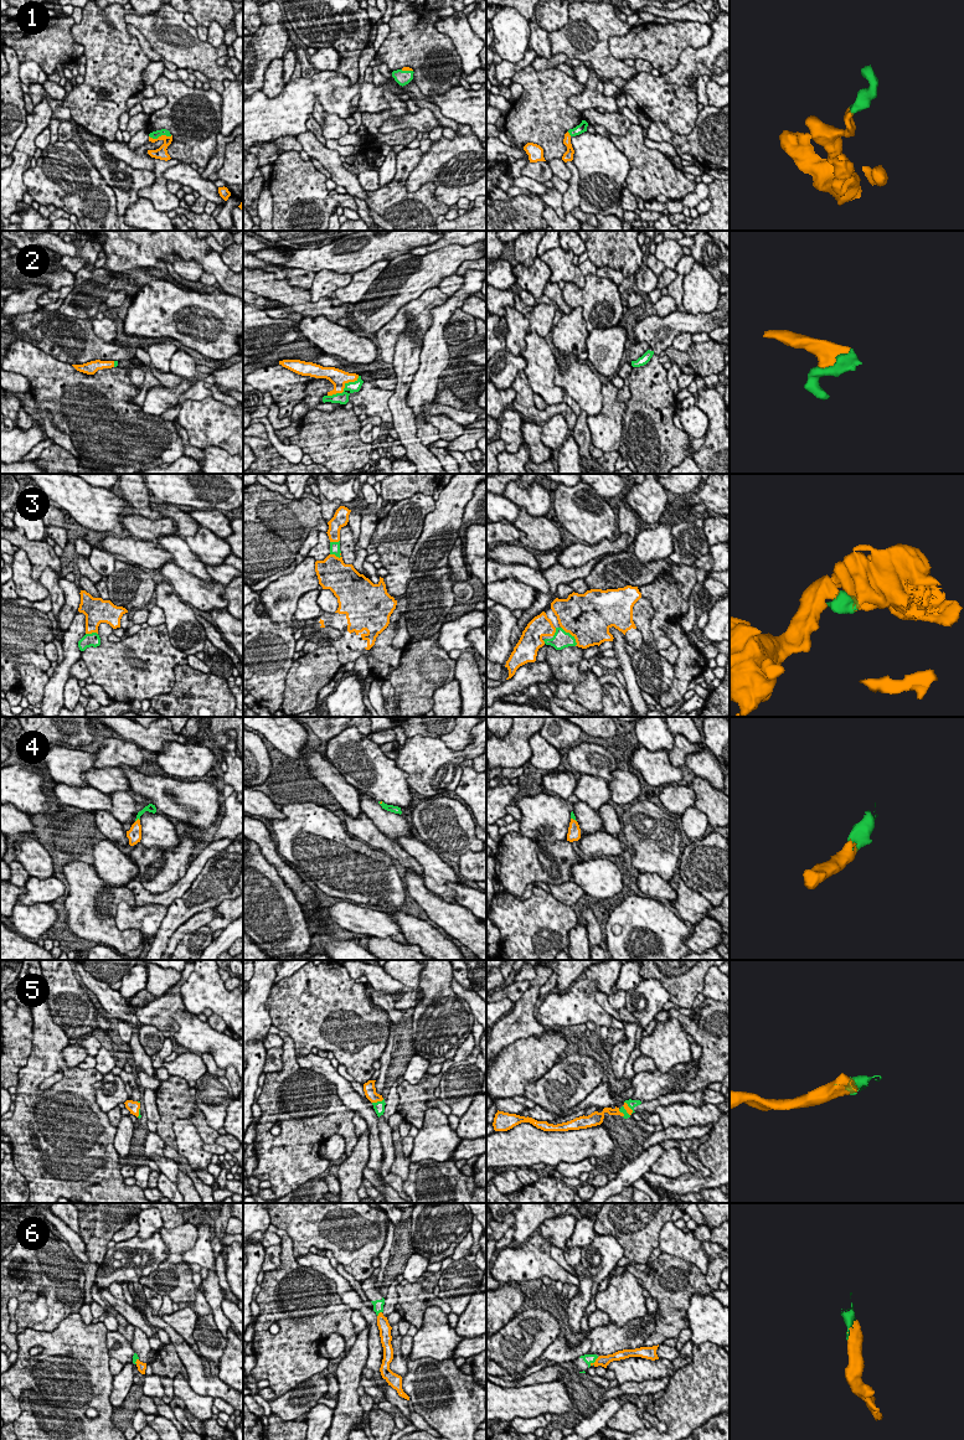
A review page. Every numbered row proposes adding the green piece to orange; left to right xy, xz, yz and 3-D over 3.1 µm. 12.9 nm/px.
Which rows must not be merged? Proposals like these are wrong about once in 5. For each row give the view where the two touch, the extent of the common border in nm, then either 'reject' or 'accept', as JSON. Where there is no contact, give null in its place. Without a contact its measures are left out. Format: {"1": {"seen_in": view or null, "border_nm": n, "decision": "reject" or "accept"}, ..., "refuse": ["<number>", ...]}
{"1": {"seen_in": "xy", "border_nm": 300, "decision": "accept"}, "2": {"seen_in": "xz", "border_nm": 500, "decision": "accept"}, "3": {"seen_in": "yz", "border_nm": 320, "decision": "accept"}, "4": {"seen_in": "xy", "border_nm": 70, "decision": "accept"}, "5": {"seen_in": "xz", "border_nm": 170, "decision": "accept"}, "6": {"seen_in": "yz", "border_nm": 160, "decision": "accept"}, "refuse": []}

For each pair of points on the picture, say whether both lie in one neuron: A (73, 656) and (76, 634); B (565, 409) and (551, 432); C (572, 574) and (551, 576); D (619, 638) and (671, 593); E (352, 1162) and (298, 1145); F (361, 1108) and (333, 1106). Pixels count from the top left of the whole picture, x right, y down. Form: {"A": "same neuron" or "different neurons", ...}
{"A": "same neuron", "B": "different neurons", "C": "same neuron", "D": "different neurons", "E": "different neurons", "F": "different neurons"}

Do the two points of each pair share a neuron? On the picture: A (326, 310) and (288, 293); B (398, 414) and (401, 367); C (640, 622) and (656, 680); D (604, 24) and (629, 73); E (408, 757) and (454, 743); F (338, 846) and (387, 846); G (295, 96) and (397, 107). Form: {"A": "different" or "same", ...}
{"A": "same", "B": "same", "C": "same", "D": "same", "E": "different", "F": "different", "G": "different"}

